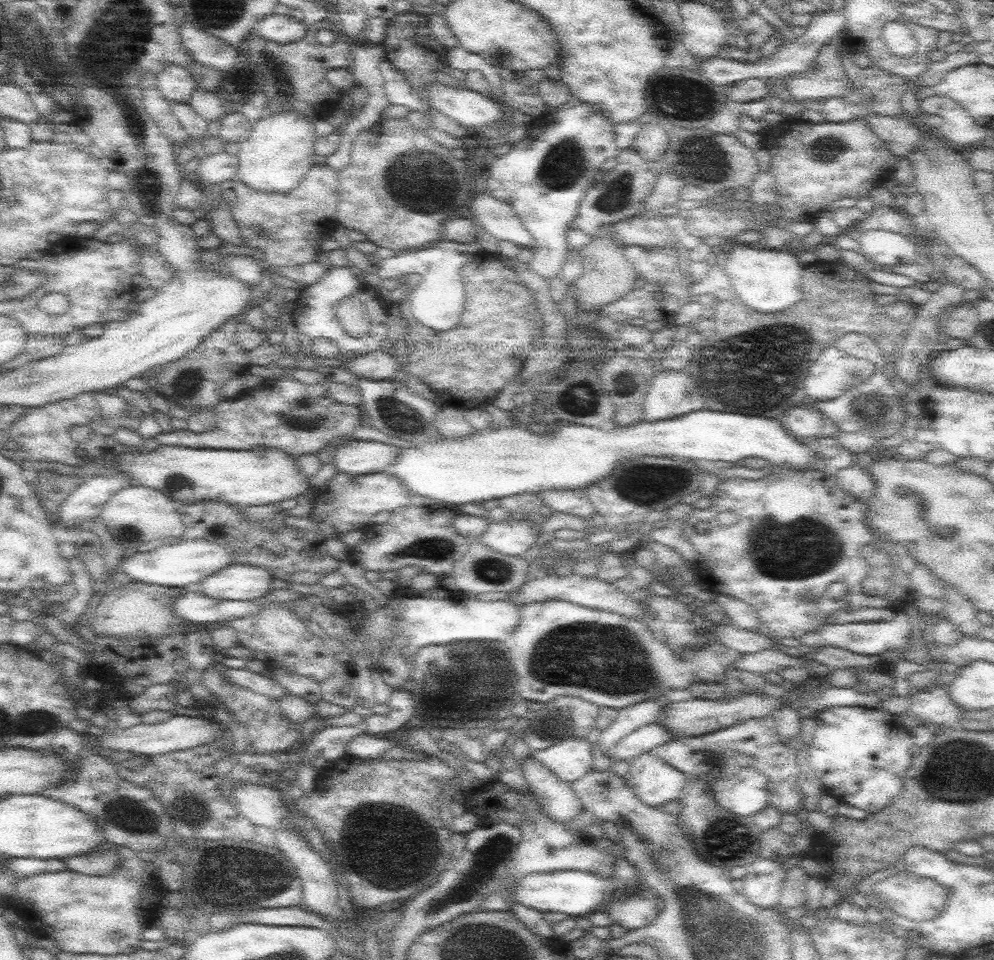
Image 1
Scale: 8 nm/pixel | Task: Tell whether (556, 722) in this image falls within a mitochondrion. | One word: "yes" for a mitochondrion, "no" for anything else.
yes

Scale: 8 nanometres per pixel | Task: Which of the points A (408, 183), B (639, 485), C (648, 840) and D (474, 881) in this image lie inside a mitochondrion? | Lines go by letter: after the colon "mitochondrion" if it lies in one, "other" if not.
A: mitochondrion
B: mitochondrion
C: mitochondrion
D: mitochondrion

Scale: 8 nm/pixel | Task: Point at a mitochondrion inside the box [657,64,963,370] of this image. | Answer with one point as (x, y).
(823, 151)

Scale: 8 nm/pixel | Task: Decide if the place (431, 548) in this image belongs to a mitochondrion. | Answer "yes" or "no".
yes

